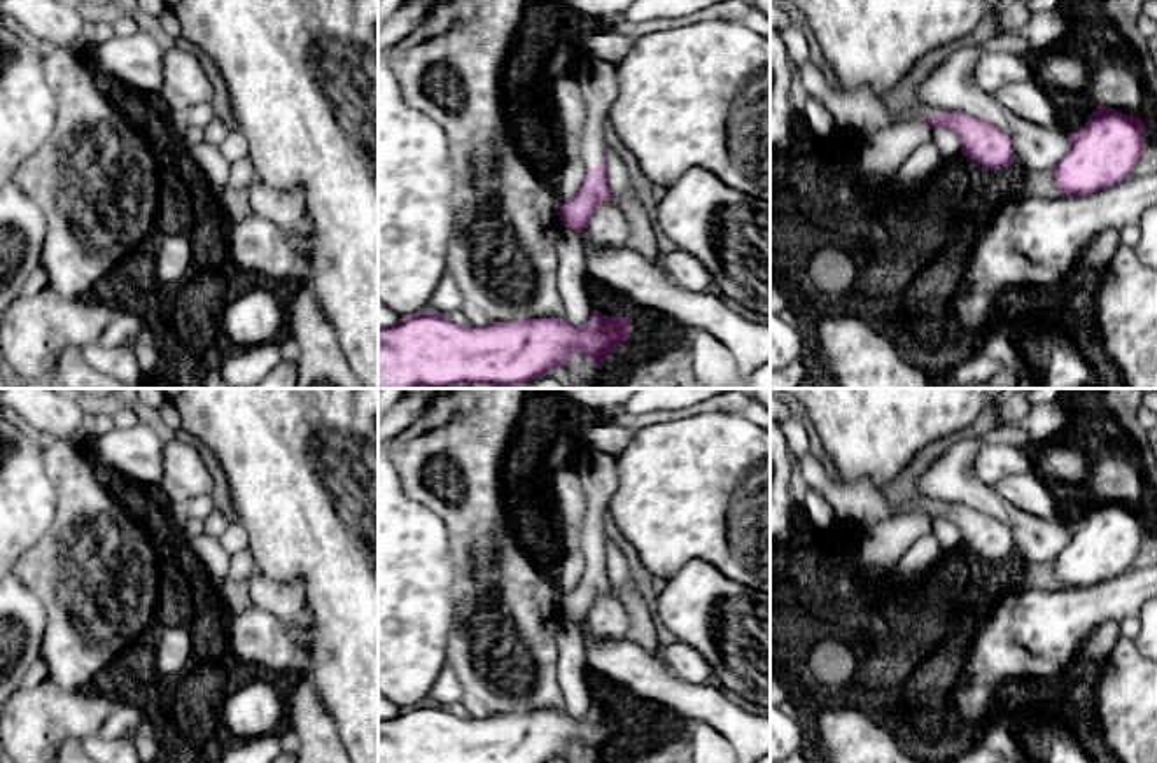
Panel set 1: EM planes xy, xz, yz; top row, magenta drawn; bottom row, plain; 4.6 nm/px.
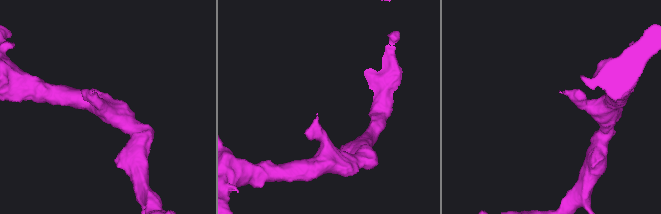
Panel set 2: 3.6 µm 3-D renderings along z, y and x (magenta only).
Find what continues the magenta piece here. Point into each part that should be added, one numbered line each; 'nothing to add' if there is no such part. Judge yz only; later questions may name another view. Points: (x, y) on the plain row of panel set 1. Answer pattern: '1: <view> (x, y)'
1: yz (862, 504)

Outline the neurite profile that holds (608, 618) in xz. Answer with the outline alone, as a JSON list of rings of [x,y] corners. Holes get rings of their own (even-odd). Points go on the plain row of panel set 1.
[[[604,593],[592,607],[586,620],[588,632],[597,639],[627,639],[630,620],[616,593]]]

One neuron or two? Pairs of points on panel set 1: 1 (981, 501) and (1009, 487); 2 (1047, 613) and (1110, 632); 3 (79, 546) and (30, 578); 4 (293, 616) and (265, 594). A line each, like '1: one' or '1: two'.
1: two
2: two
3: one
4: one

